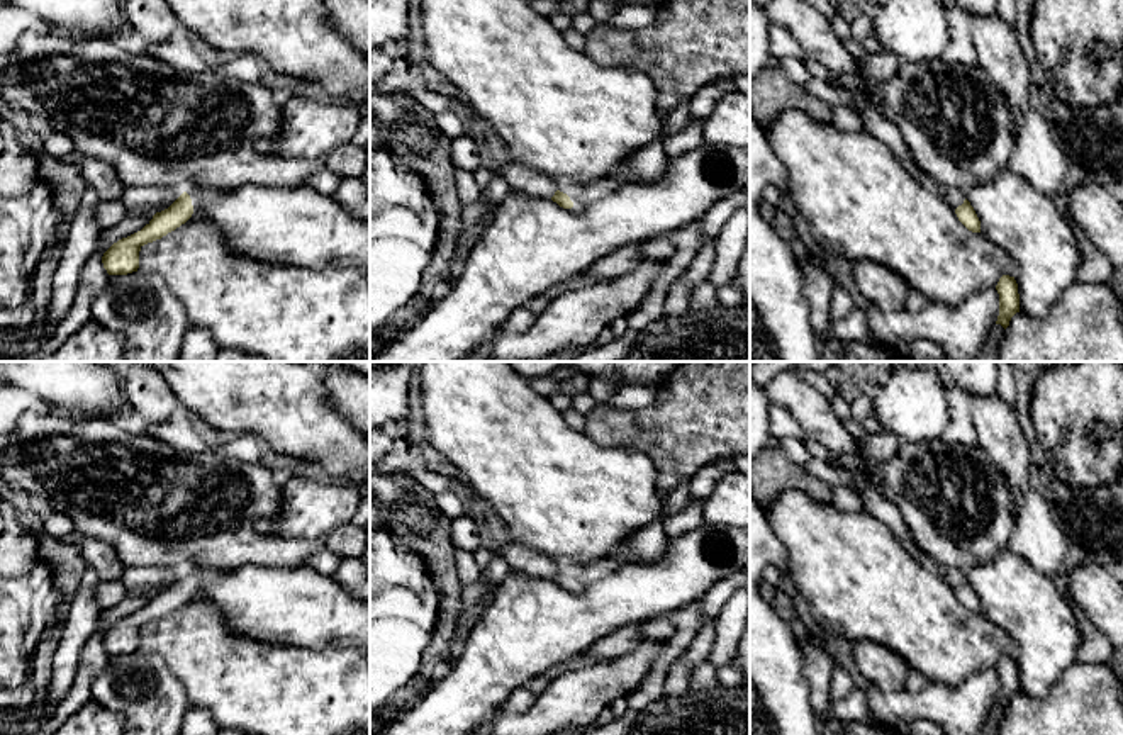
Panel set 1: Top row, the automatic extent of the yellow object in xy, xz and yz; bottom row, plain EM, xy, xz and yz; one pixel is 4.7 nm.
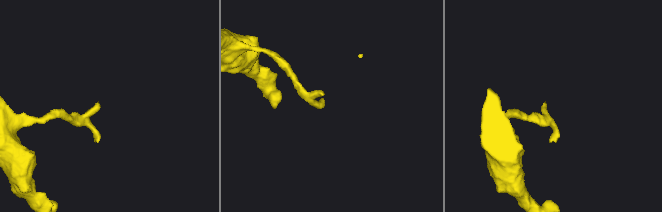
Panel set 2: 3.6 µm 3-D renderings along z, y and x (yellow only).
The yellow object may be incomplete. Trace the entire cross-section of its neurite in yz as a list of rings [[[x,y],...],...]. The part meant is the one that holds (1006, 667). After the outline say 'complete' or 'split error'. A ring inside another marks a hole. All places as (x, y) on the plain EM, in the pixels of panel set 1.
[[[1003,655],[996,665],[999,674],[999,696],[996,704],[987,713],[981,735],[999,735],[999,725],[1009,706],[1011,698],[1020,693],[1020,674],[1014,657]]]; split error

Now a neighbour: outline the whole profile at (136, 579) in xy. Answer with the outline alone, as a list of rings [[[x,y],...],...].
[[[124,567],[122,584],[127,594],[137,592],[161,592],[168,589],[180,575],[182,567]]]

